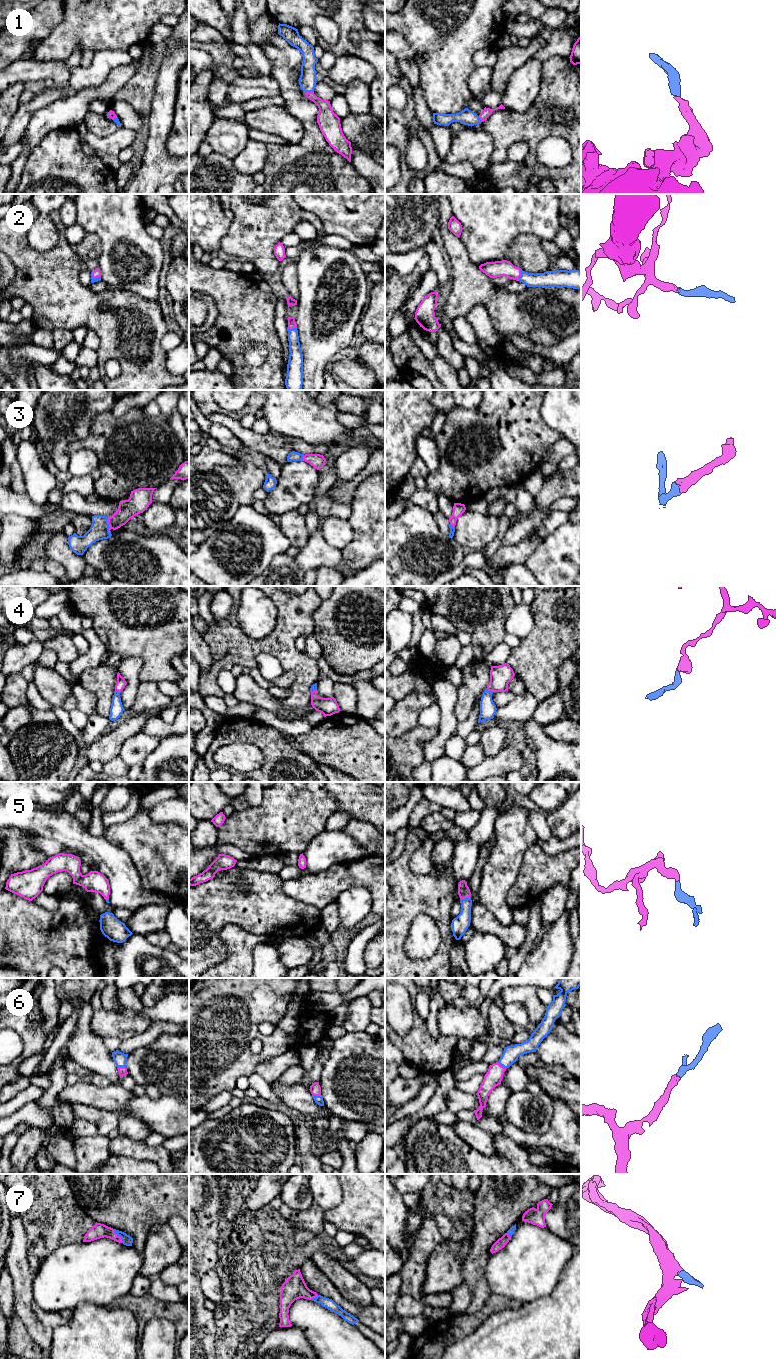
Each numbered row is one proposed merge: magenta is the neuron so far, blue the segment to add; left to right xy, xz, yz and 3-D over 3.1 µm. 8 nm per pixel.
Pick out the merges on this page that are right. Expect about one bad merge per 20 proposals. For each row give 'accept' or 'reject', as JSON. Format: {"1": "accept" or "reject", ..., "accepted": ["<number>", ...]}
{"1": "accept", "2": "accept", "3": "accept", "4": "accept", "5": "accept", "6": "accept", "7": "accept", "accepted": ["1", "2", "3", "4", "5", "6", "7"]}

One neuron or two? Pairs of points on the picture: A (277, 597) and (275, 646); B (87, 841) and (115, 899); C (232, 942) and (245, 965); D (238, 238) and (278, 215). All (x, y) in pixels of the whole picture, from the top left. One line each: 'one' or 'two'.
A: one
B: one
C: one
D: one

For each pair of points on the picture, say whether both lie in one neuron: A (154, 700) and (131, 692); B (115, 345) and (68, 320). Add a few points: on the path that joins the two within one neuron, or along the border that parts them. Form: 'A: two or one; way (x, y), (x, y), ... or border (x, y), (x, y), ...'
A: two; border (141, 682), (135, 701), (130, 709)
B: one; way (105, 333), (92, 320), (80, 320)

